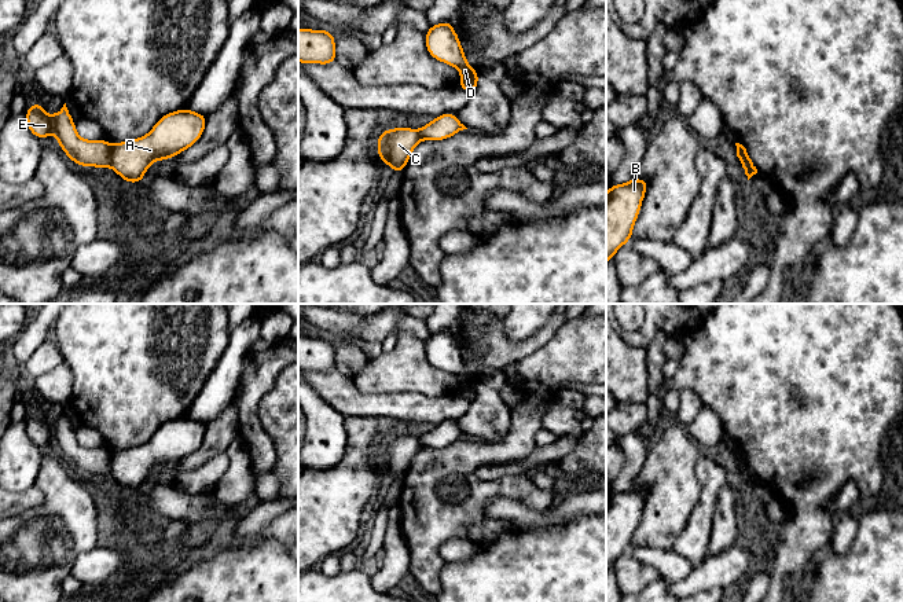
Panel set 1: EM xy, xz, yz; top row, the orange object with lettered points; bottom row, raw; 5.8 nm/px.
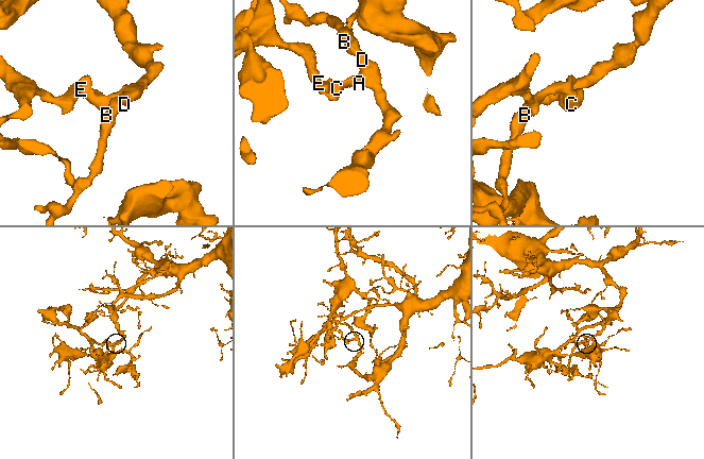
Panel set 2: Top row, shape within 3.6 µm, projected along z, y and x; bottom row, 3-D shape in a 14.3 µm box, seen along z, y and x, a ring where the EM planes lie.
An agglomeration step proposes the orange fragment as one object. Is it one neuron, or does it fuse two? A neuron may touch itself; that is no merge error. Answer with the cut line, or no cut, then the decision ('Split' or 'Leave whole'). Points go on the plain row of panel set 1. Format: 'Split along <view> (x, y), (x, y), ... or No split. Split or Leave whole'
Split along xy (112, 454), (110, 472). Split

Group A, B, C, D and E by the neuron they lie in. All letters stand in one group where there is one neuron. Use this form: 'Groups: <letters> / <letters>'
Groups: A B D / C E

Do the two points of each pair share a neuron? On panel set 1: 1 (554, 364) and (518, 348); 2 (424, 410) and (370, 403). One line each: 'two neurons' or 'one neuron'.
1: two neurons
2: one neuron

